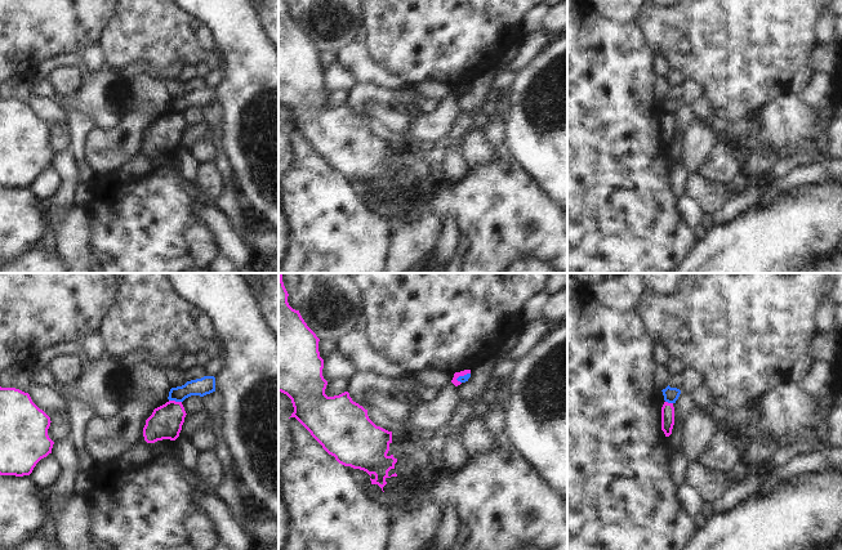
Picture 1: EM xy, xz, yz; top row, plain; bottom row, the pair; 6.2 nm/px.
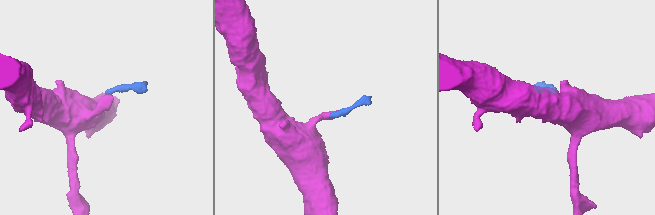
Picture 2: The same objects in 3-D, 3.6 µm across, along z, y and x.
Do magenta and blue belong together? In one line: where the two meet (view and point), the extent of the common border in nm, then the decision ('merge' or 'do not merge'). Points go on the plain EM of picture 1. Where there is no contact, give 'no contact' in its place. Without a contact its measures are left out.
xy (174, 112) | 80 nm | do not merge

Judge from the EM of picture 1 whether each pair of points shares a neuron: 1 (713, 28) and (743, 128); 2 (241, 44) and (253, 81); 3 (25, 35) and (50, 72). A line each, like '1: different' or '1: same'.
1: different
2: same
3: different

